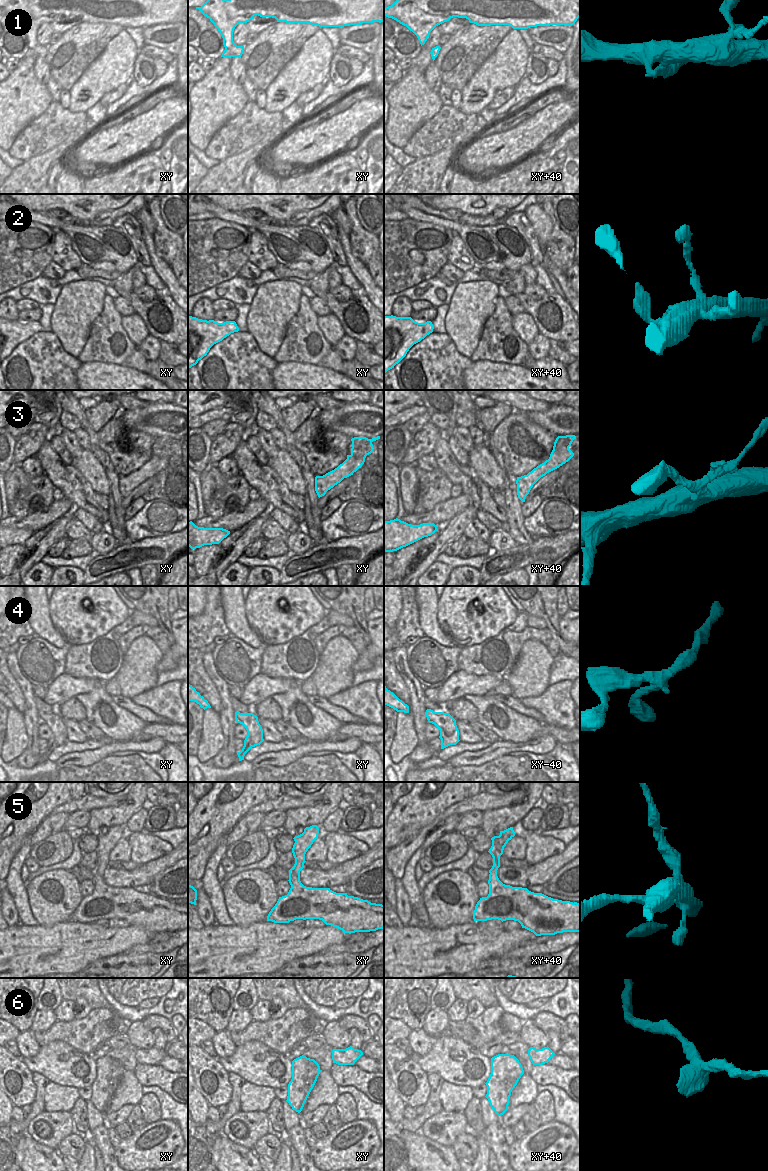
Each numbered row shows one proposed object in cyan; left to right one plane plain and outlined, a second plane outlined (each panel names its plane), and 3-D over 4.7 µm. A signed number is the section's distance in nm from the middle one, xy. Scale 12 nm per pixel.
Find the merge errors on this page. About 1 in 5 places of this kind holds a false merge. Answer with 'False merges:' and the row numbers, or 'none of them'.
False merges: 3, 5

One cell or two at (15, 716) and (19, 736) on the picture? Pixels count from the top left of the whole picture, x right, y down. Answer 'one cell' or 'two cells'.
one cell

